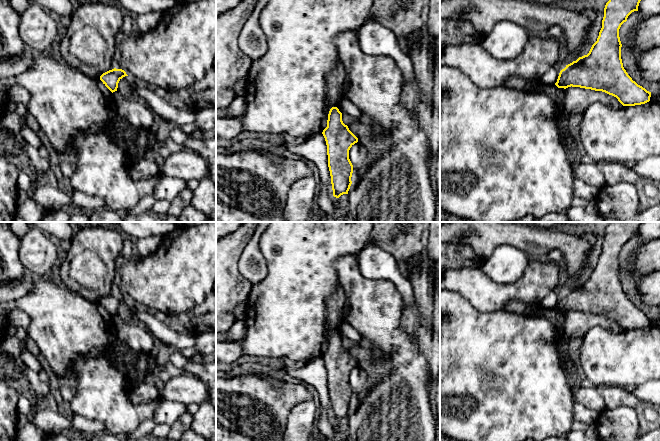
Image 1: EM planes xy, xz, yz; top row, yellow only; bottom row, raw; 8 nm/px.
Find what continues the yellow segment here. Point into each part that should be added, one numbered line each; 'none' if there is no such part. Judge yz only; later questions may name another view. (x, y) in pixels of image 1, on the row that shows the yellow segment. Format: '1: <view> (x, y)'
none

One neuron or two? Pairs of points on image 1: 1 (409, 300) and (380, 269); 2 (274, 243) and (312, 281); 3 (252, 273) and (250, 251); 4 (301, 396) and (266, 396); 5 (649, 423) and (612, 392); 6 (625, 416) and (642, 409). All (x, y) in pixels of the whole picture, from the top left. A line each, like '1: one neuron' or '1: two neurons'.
1: one neuron
2: one neuron
3: one neuron
4: one neuron
5: one neuron
6: two neurons

